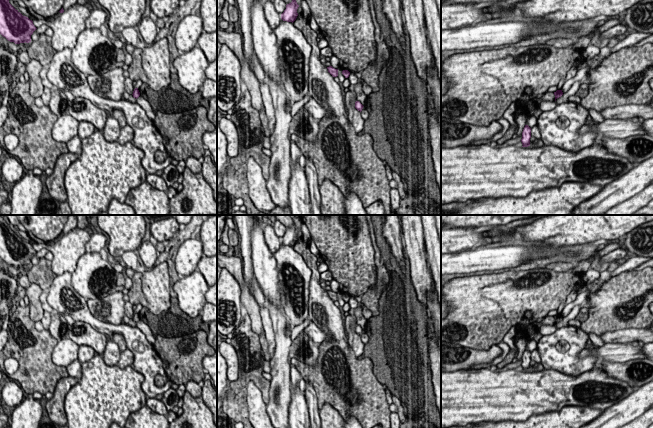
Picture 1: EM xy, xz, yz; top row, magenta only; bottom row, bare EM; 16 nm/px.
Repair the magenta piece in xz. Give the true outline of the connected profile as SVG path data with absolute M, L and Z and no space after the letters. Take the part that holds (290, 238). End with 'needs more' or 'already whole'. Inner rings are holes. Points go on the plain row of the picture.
M293 222L292 226L286 229L286 233L281 238L281 243L287 246L294 246L298 240L297 233L299 229L296 224Z | already whole

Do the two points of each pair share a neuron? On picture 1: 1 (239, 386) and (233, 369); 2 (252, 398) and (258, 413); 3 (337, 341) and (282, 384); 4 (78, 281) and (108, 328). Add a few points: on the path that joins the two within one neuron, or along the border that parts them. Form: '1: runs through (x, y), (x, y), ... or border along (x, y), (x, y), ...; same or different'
1: border along (239, 373), (239, 376), (231, 382); different
2: runs through (255, 402), (257, 409); same
3: border along (290, 356), (291, 364); different
4: border along (75, 290), (86, 301); different

